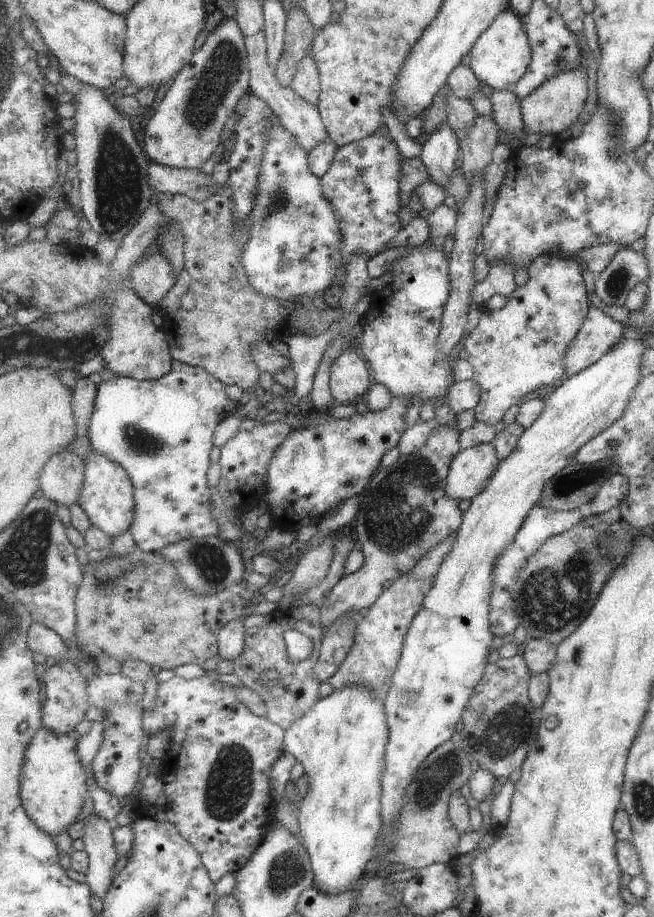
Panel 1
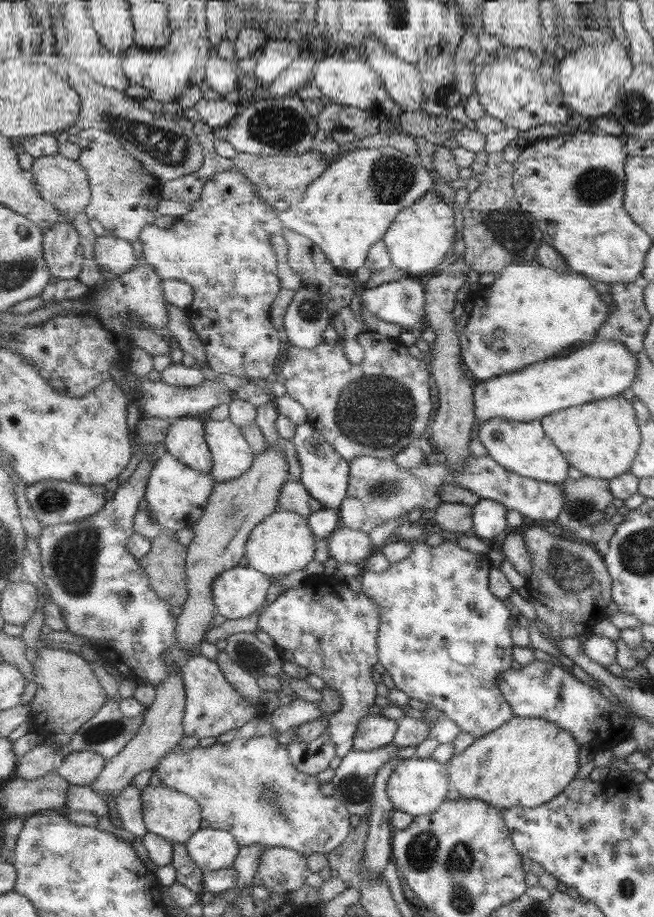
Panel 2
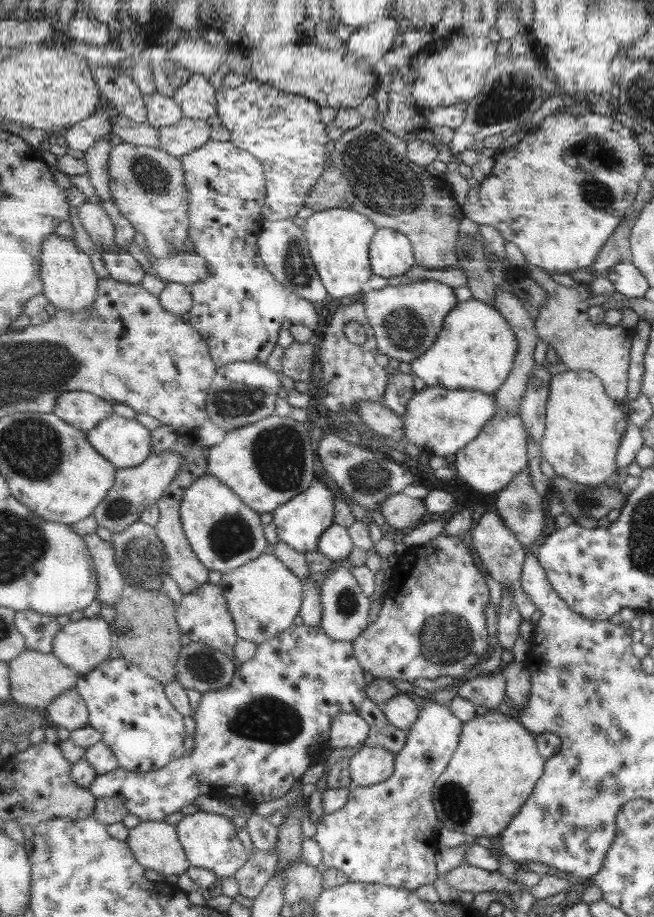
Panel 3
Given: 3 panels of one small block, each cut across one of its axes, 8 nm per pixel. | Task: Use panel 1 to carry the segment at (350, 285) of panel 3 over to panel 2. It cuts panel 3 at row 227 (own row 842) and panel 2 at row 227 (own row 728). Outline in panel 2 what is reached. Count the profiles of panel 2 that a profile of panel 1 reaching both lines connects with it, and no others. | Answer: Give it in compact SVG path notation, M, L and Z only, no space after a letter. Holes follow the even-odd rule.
M393 146L356 148L339 156L330 168L310 185L310 189L301 201L290 205L285 211L275 210L275 212L284 222L284 226L288 226L291 230L318 244L330 259L331 264L354 275L361 266L366 264L372 246L384 240L395 217L431 191L433 179L436 179L435 174L421 166L421 160L417 155L405 154Z

